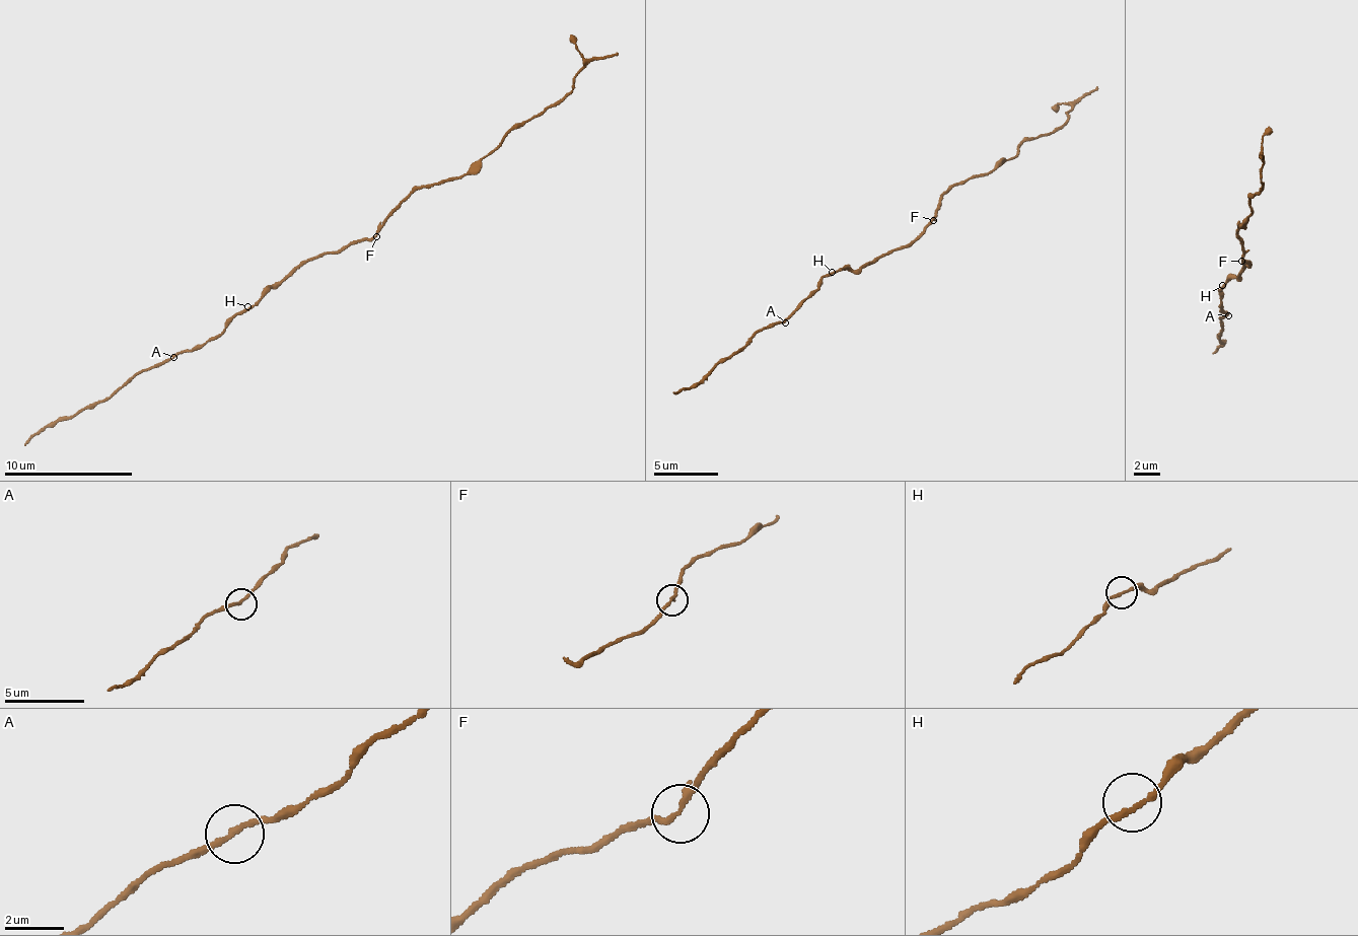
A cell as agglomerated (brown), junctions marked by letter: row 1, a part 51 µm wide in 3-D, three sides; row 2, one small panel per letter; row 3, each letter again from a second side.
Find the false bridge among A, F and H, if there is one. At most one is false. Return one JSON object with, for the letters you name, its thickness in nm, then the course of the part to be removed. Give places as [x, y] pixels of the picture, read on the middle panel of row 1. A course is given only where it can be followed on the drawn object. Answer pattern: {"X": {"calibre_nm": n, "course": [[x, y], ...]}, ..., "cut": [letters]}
{"cut": []}

